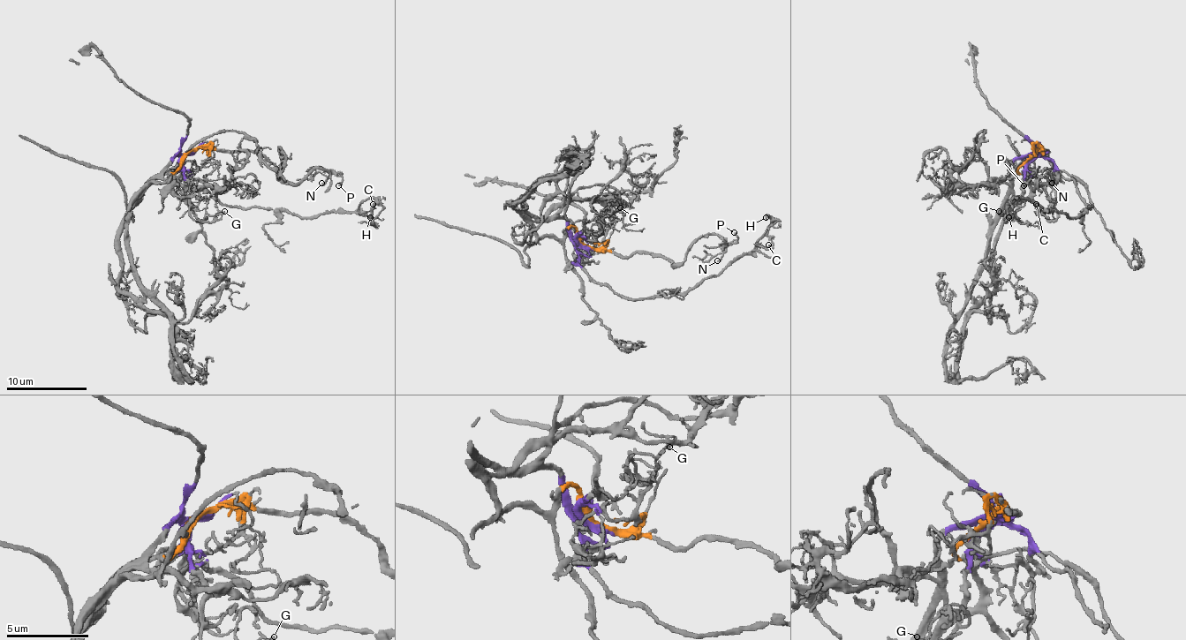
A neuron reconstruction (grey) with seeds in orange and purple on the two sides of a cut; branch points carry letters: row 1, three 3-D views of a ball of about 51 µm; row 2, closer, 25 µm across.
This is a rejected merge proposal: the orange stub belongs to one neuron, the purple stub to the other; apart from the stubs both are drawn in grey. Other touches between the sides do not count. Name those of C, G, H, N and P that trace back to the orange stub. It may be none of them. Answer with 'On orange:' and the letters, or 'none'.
On orange: N, P

